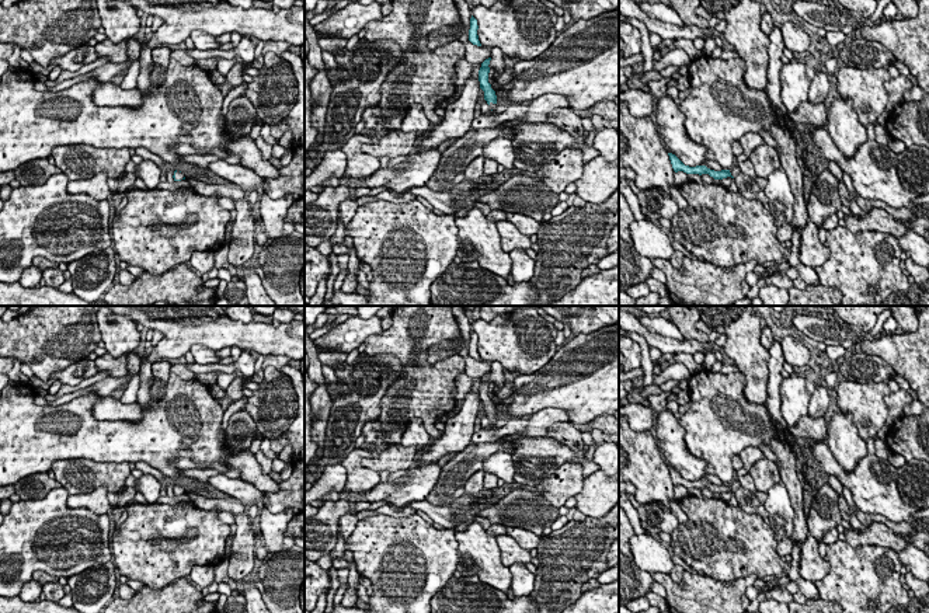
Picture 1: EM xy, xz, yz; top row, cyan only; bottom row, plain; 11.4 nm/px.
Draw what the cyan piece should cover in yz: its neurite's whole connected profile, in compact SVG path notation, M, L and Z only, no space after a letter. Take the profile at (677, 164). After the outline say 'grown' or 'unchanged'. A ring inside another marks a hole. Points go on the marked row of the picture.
M668 153L668 156L669 156L669 160L671 160L671 164L675 173L683 171L686 174L699 174L699 175L709 174L714 180L723 180L727 177L734 178L730 170L714 171L714 170L707 168L706 166L689 167L689 166L685 166L675 154Z | unchanged

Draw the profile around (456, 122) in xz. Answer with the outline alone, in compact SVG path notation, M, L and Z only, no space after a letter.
M470 76L460 93L460 97L445 108L442 122L432 125L429 132L415 146L415 151L425 153L450 140L460 139L472 130L474 107L480 101L480 81Z

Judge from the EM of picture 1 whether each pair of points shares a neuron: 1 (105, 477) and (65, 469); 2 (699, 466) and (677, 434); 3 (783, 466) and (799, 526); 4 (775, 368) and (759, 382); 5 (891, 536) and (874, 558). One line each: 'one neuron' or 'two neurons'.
1: one neuron
2: one neuron
3: one neuron
4: two neurons
5: two neurons

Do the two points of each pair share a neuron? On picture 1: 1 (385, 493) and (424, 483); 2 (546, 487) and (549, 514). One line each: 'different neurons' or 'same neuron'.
1: same neuron
2: different neurons

